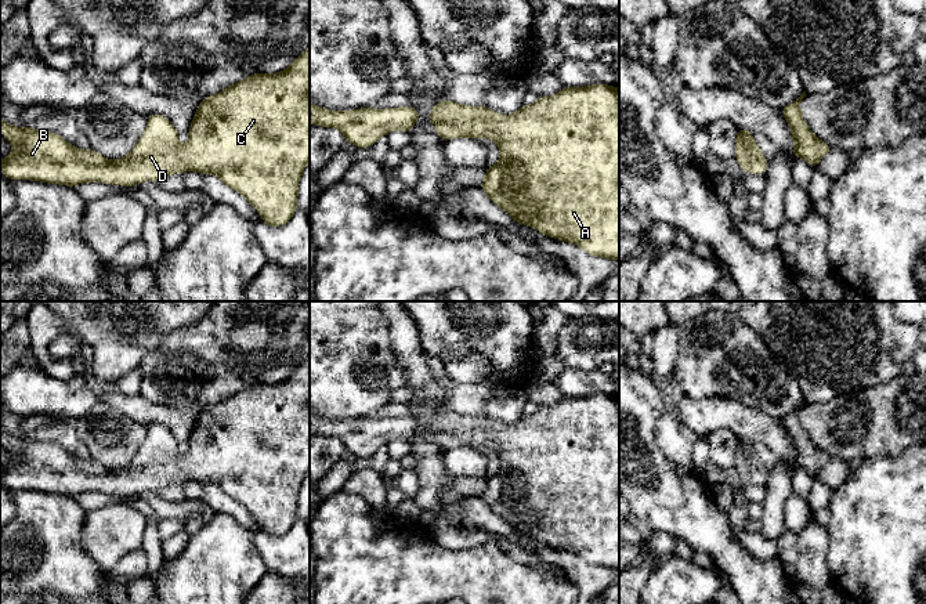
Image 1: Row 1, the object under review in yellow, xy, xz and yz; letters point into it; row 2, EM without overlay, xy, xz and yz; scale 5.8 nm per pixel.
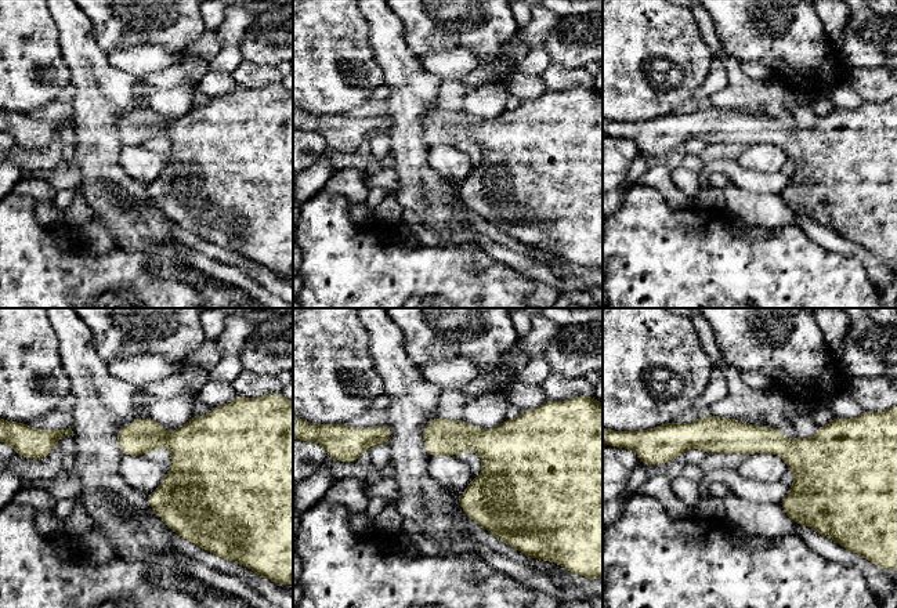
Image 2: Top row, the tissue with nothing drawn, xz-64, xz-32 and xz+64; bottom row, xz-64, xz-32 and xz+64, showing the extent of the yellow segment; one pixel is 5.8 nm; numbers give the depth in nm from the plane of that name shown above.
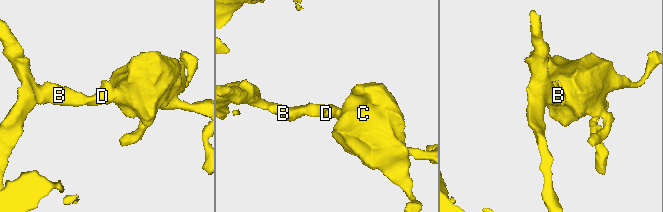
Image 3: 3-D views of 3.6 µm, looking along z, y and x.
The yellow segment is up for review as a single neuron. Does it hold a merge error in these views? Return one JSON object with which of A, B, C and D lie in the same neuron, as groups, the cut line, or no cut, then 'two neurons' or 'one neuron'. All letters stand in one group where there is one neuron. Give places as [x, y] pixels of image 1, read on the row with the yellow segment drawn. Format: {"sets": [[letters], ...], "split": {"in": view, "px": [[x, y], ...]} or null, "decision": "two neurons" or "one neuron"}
{"sets": [["A", "B", "C", "D"]], "split": null, "decision": "one neuron"}

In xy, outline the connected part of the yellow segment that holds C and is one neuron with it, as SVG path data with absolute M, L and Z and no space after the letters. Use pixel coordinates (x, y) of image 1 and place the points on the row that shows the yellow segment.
M310 47L278 73L254 73L228 88L202 98L191 122L189 140L181 145L178 131L159 113L148 116L144 134L131 152L111 160L94 149L83 151L53 131L14 127L0 119L0 131L14 145L0 162L8 180L33 180L75 187L97 181L137 187L177 173L217 176L238 191L270 227L285 225L297 210L301 174L310 163Z

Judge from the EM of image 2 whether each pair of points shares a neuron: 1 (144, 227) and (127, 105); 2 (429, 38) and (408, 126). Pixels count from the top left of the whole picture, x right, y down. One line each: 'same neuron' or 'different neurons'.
1: same neuron
2: different neurons

